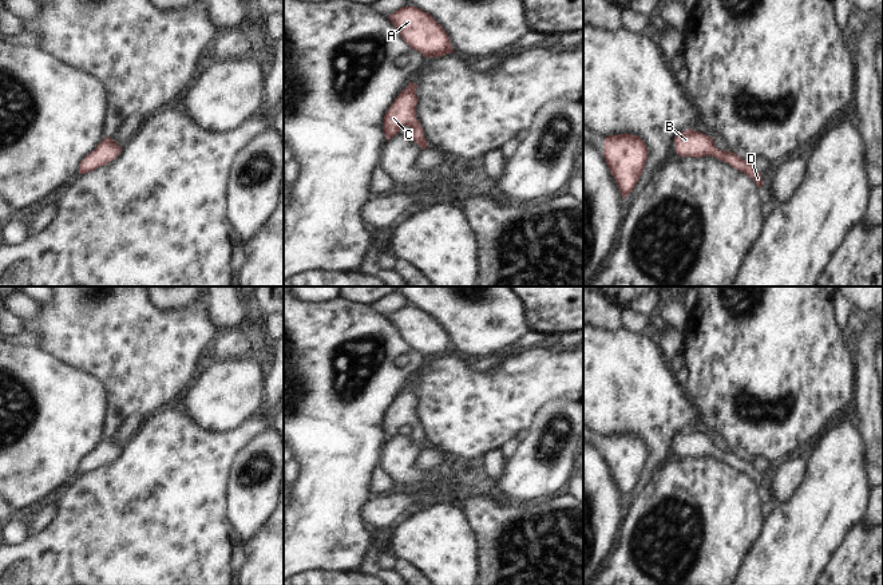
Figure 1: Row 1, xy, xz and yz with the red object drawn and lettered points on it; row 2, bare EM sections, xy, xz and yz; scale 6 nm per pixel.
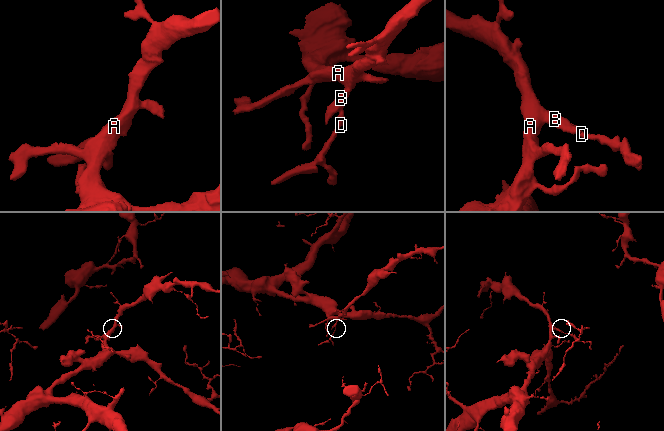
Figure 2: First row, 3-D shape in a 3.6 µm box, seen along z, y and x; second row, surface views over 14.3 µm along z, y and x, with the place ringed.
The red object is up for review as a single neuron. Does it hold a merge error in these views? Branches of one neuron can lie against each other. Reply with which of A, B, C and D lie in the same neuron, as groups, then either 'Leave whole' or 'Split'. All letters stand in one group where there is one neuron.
Groups: A B C D. Leave whole

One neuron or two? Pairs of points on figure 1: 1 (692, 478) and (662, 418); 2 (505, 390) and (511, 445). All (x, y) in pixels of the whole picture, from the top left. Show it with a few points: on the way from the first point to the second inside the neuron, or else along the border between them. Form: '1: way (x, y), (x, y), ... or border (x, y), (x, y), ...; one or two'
1: border (674, 451), (653, 475); two
2: border (514, 437), (498, 447); two

